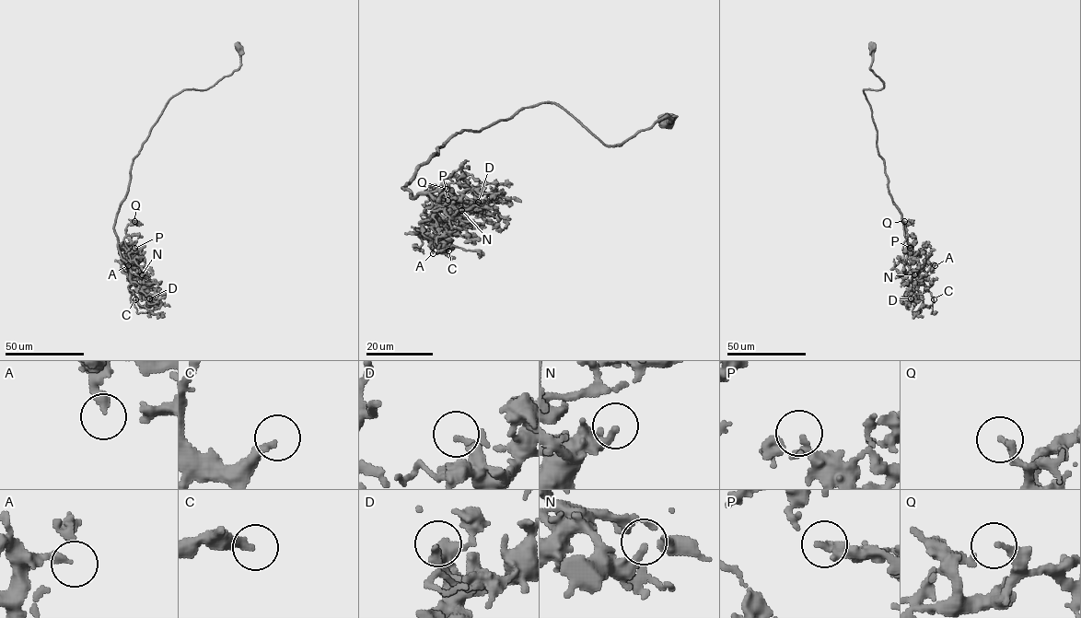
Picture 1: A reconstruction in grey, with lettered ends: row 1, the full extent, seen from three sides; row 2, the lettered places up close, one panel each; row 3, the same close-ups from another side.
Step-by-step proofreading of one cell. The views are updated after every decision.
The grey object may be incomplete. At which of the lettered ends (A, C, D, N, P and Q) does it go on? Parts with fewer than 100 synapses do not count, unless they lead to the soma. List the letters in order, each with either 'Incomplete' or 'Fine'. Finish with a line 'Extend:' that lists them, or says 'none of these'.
A: Fine
C: Incomplete
D: Fine
N: Fine
P: Fine
Q: Fine
Extend: C

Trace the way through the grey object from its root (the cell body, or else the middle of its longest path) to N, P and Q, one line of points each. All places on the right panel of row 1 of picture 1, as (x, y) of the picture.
N: (872, 47), (870, 68), (884, 87), (864, 93), (889, 190), (901, 215), (907, 264), (914, 274)
P: (872, 47), (870, 68), (884, 87), (864, 93), (889, 190), (901, 215), (908, 248), (905, 262), (910, 248)
Q: (872, 47), (870, 68), (884, 87), (864, 93), (889, 190), (901, 215), (908, 248), (905, 262), (904, 221)

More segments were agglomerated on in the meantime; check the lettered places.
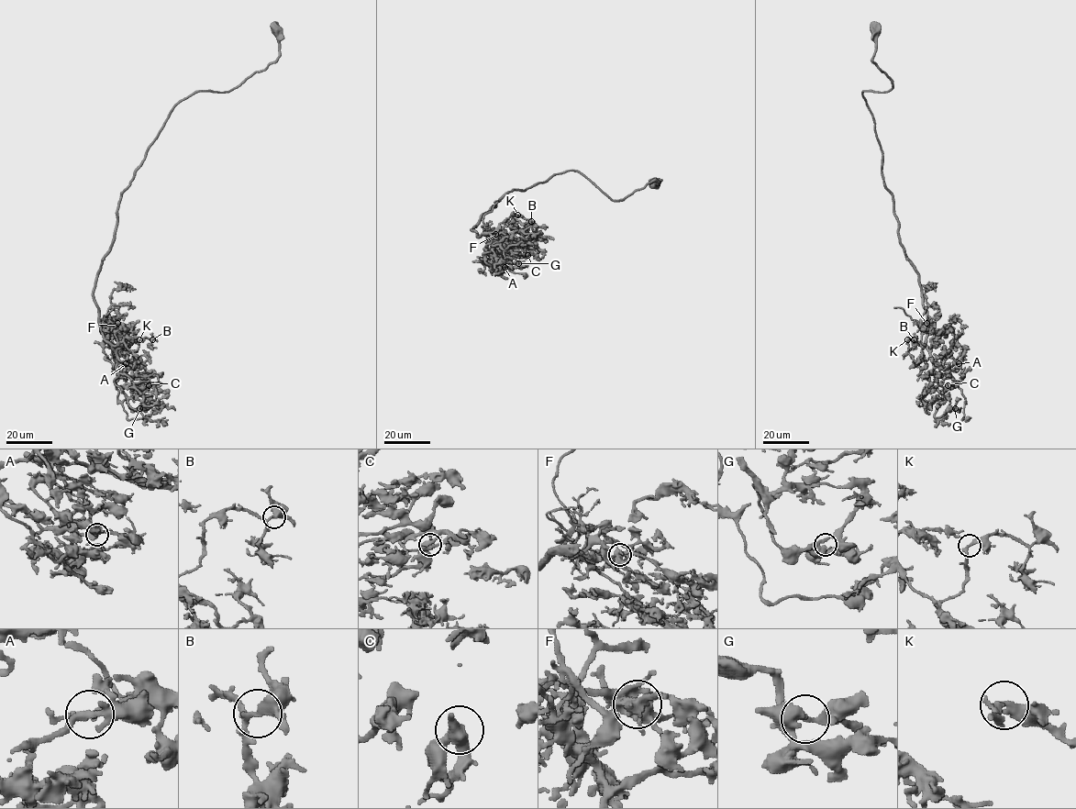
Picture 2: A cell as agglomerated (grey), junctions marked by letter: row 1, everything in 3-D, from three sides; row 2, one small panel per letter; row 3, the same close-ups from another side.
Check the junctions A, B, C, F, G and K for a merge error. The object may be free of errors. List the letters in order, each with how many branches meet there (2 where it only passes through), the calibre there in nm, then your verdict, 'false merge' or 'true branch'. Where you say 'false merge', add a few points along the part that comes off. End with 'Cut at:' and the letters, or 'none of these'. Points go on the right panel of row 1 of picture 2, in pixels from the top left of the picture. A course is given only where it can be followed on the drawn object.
A: 2 branches meet; 240 nm thick; true branch
B: 3 branches meet; 320 nm thick; true branch
C: 3 branches meet; 400 nm thick; true branch
F: 4 branches meet; 360 nm thick; false merge; foreign part runs (926, 324), (913, 320), (903, 308), (893, 307)
G: 3 branches meet; 340 nm thick; true branch
K: 2 branches meet; 320 nm thick; true branch
Cut at: F

